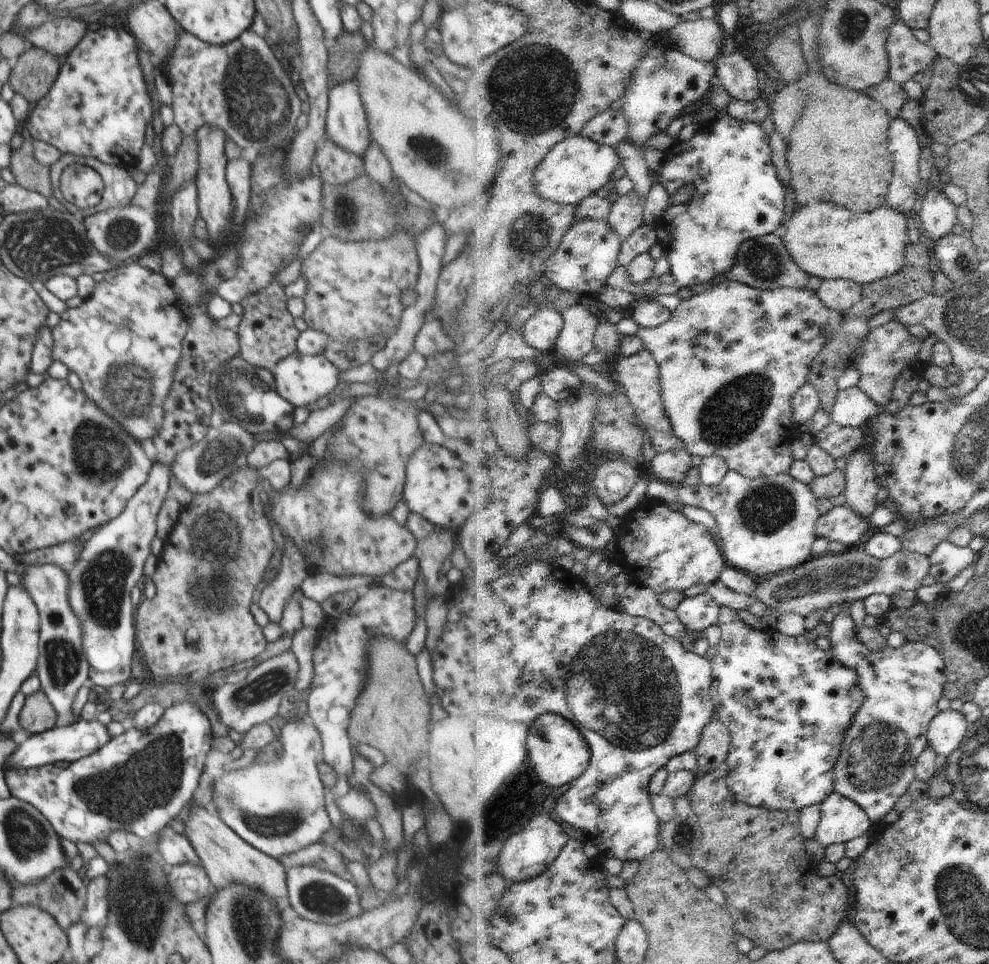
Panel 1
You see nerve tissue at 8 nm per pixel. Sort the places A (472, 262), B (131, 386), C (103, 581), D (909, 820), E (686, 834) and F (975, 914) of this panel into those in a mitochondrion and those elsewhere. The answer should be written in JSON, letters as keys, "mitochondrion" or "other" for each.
{"A":"other","B":"mitochondrion","C":"mitochondrion","D":"other","E":"mitochondrion","F":"mitochondrion"}

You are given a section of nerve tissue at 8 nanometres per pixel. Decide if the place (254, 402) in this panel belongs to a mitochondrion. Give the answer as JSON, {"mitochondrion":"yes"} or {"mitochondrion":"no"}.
{"mitochondrion":"yes"}

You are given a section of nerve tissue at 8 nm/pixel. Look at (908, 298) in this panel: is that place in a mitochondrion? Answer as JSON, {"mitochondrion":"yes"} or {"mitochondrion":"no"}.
{"mitochondrion":"no"}

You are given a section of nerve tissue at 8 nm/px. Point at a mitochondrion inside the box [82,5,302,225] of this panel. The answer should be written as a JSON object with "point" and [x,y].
{"point":[258,106]}

